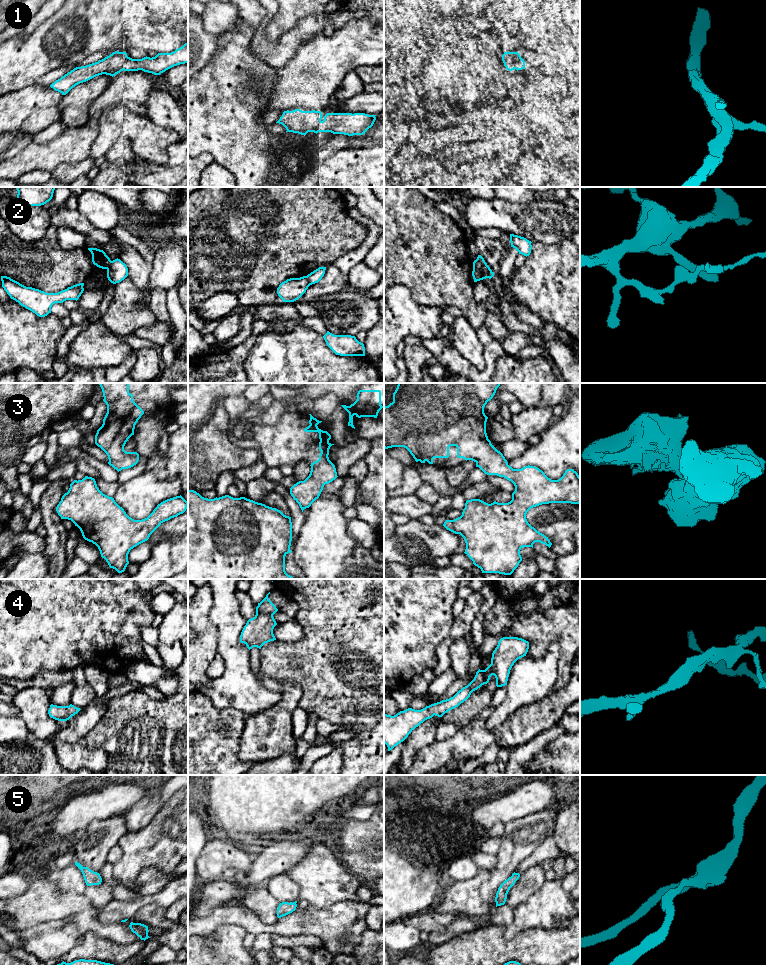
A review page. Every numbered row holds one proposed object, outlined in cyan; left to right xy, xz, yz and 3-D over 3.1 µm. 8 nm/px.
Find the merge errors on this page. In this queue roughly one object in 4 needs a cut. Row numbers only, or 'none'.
2

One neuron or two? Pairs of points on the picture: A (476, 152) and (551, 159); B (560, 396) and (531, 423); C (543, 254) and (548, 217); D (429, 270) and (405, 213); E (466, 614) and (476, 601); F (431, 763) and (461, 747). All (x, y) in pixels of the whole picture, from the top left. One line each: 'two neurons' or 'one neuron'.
A: one neuron
B: one neuron
C: two neurons
D: one neuron
E: one neuron
F: one neuron

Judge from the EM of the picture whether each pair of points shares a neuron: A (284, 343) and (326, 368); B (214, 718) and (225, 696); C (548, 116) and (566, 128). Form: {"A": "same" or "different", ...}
{"A": "same", "B": "different", "C": "same"}

